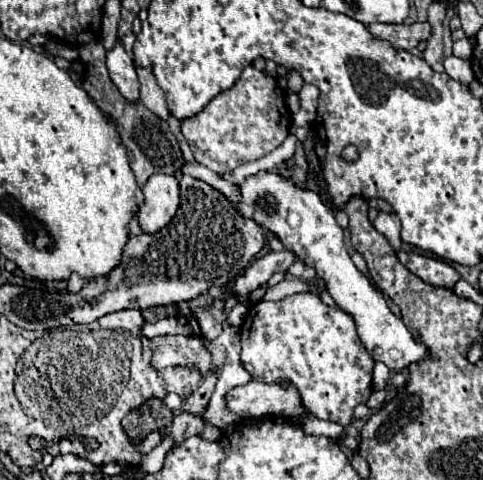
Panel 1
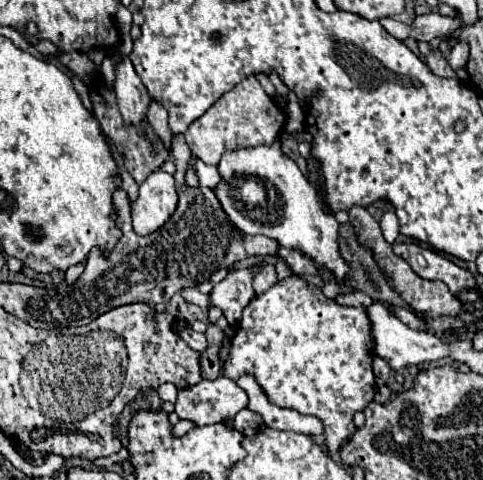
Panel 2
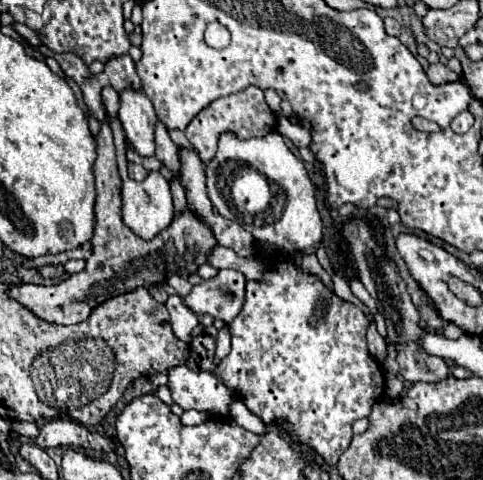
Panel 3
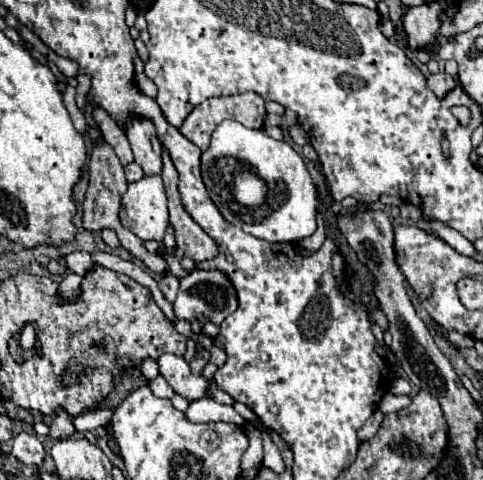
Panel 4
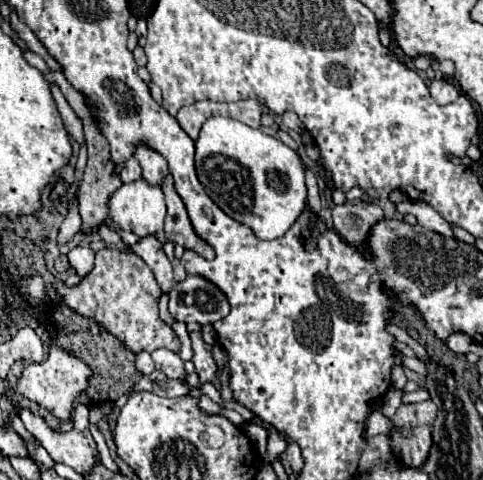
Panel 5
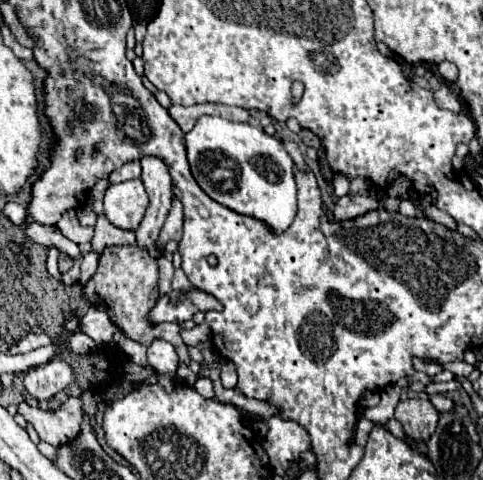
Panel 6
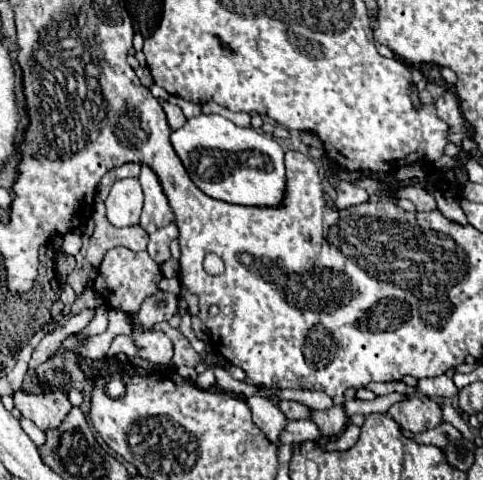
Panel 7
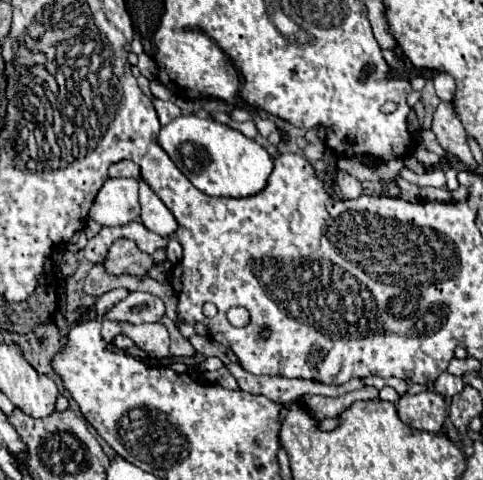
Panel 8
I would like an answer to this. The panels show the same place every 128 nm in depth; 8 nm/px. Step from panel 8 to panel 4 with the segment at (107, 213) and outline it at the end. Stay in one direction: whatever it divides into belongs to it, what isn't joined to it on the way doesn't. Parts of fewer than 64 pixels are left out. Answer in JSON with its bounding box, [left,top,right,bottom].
[120,176,170,242]

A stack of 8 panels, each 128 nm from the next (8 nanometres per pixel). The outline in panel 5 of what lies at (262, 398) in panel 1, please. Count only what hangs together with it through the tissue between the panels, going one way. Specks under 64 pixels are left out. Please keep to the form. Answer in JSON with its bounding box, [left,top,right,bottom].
[152,348,186,380]

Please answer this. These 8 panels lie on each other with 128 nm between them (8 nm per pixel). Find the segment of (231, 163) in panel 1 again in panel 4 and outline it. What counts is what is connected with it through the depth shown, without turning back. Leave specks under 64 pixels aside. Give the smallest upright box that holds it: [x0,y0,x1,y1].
[180,92,266,152]

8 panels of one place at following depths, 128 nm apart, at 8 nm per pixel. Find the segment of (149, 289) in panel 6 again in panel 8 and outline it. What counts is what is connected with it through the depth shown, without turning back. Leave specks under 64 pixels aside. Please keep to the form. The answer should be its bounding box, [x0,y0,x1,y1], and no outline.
[104,238,196,358]

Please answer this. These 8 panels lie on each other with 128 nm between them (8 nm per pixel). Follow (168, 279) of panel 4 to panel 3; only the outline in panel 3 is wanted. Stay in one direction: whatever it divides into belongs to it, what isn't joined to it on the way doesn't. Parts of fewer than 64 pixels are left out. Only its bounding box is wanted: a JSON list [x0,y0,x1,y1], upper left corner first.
[166,296,196,344]

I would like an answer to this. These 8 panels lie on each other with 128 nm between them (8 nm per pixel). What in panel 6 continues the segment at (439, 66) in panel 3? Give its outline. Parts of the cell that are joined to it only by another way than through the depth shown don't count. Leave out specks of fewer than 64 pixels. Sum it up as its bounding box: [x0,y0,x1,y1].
[434,84,462,112]

